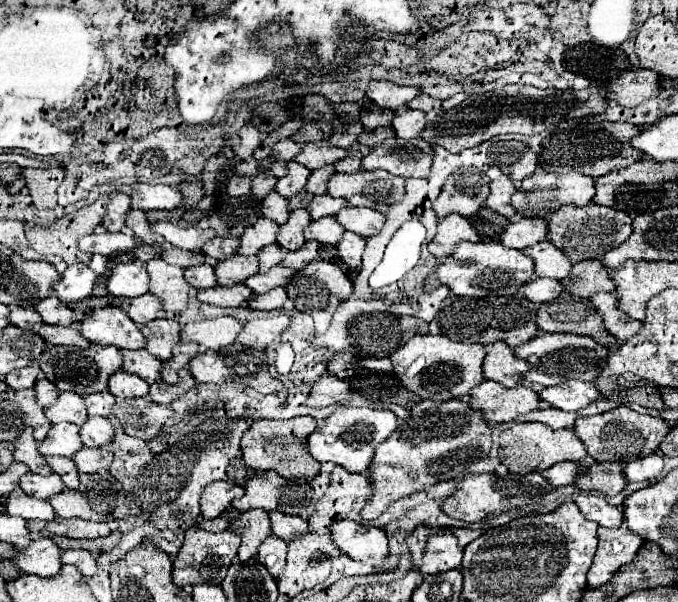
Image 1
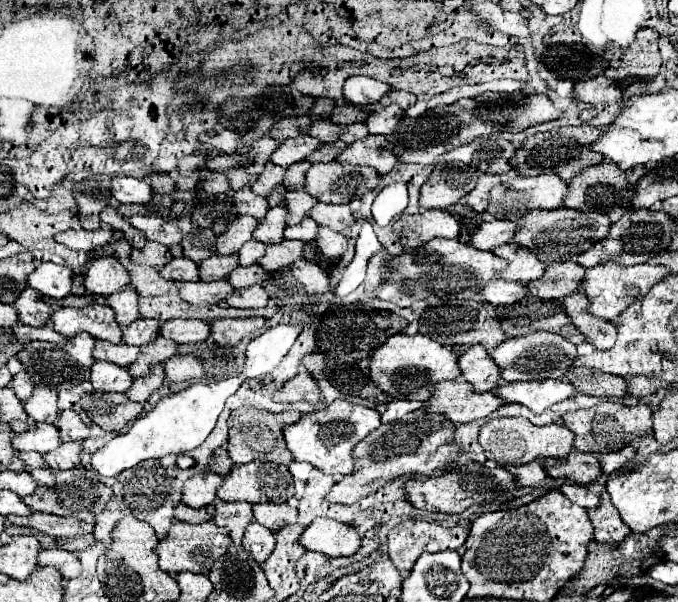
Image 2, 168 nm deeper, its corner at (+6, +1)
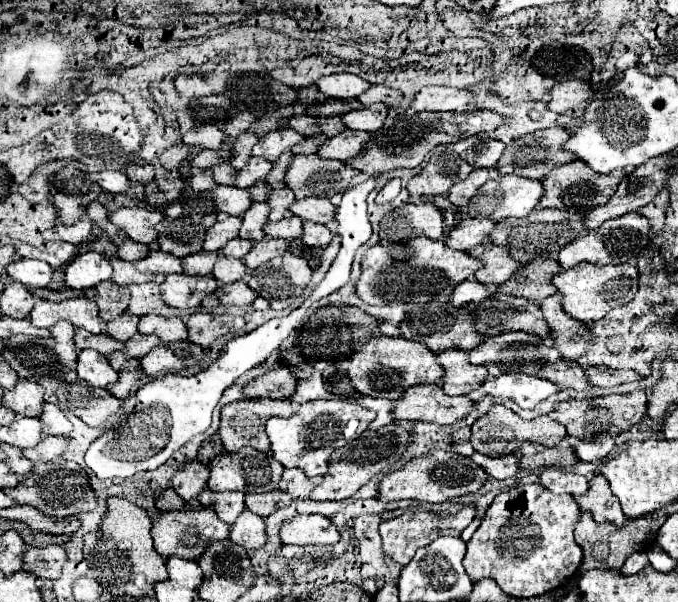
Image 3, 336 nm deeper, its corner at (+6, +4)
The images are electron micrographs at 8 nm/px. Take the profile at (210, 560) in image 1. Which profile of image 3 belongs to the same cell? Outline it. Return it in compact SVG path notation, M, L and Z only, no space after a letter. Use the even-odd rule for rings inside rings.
M198 509L198 511L168 511L162 513L158 521L154 521L152 527L152 539L154 549L164 559L168 557L182 557L188 561L198 561L200 555L206 551L210 541L224 541L230 533L230 525L220 521L216 513L210 509Z

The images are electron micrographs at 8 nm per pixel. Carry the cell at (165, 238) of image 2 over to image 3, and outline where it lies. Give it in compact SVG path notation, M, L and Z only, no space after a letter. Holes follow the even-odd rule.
M122 207L110 215L110 221L126 231L138 243L154 243L156 241L156 225L162 221L162 213L148 211L144 207Z

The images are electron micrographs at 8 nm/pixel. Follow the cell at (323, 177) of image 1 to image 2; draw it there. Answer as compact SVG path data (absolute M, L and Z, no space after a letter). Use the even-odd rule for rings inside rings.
M302 160L302 162L296 162L292 164L290 168L286 168L286 174L284 174L284 186L286 190L300 190L302 184L304 184L304 170L308 170L310 162Z

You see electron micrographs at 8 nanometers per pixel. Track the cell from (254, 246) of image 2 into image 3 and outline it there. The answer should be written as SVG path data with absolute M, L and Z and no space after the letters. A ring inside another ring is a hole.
M232 239L232 243L228 243L220 253L226 255L226 257L234 257L234 259L244 259L248 255L248 251L252 249L252 241L248 239Z

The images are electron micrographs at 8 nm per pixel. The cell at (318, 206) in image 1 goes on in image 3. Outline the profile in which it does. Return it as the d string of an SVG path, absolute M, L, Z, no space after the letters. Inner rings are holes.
M284 187L284 189L274 189L268 197L268 205L272 207L270 215L268 215L268 221L280 221L284 219L284 215L290 215L288 207L290 203L294 203L296 197L292 195L292 189L290 187Z

